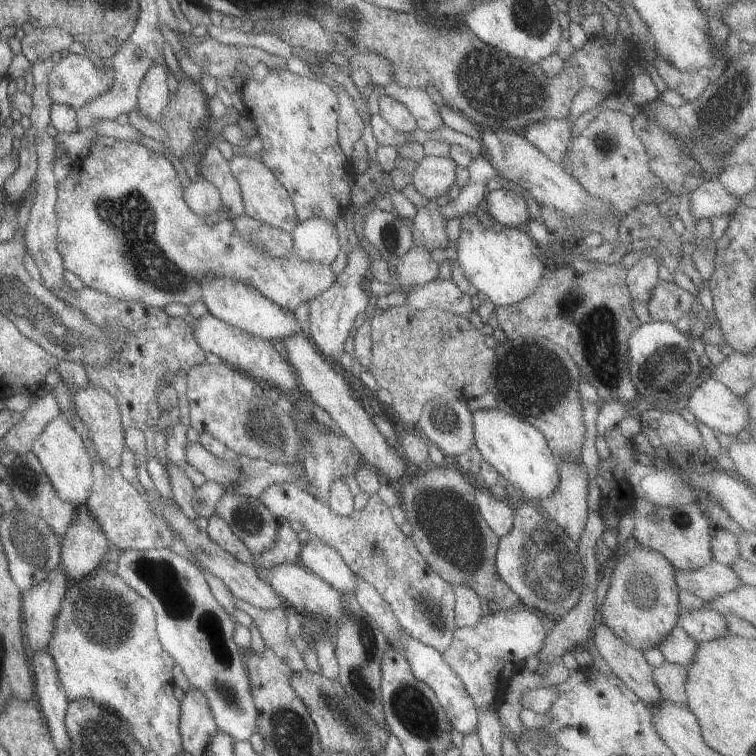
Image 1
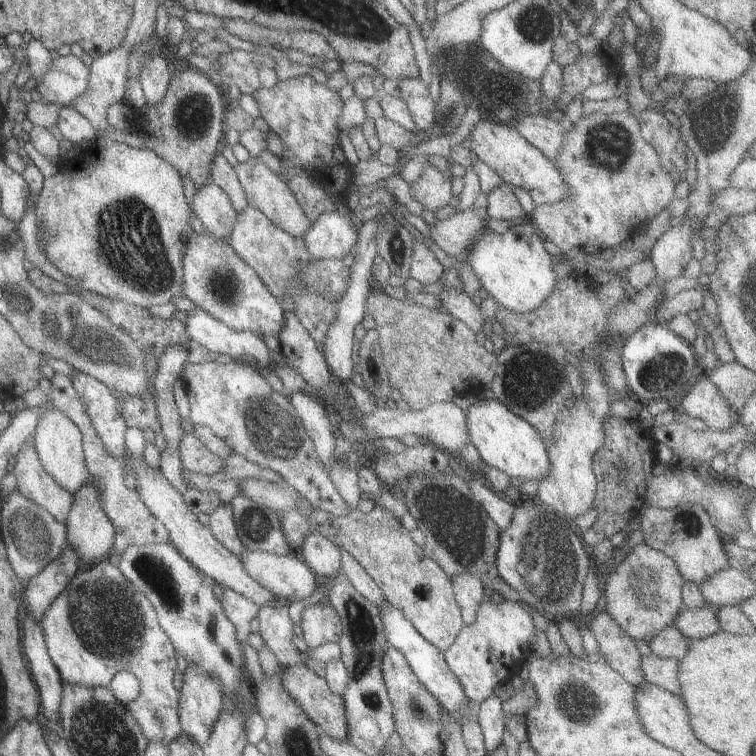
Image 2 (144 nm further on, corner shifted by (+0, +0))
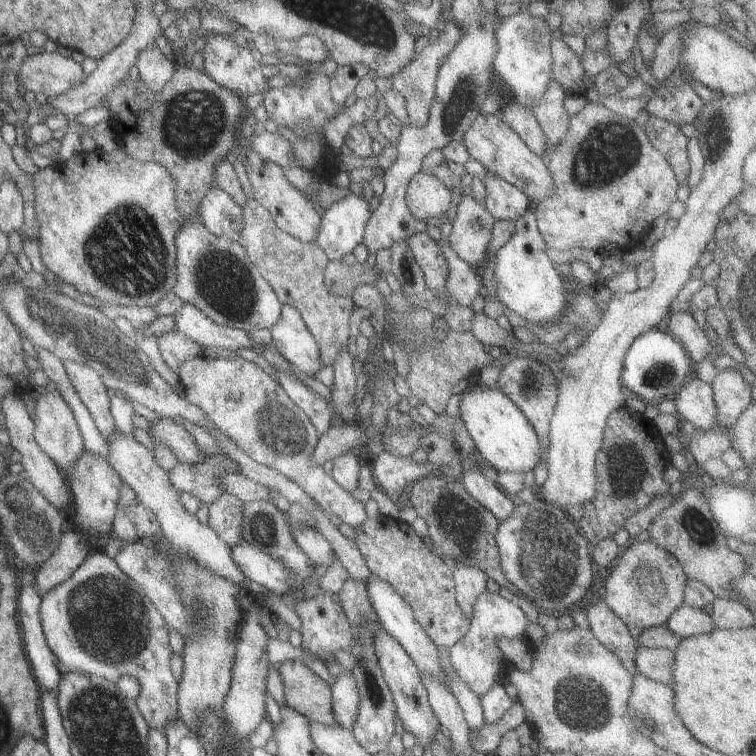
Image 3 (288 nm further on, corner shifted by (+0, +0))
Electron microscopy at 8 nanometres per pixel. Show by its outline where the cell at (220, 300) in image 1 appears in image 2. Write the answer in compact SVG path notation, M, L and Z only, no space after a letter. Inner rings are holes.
M191 236L191 242L187 242L185 254L183 254L183 298L189 298L195 302L197 310L207 312L217 322L223 322L225 326L241 332L255 332L257 336L277 336L279 330L283 330L285 324L285 310L281 308L279 300L267 290L267 286L257 278L257 274L247 266L231 246L225 242L213 238L213 236Z

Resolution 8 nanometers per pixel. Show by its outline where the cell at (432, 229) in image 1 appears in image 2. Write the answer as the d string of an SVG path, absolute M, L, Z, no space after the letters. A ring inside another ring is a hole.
M457 212L447 218L437 218L433 224L427 224L427 238L433 240L445 254L465 260L465 252L471 246L471 240L479 230L487 226L485 220L473 216L473 212Z

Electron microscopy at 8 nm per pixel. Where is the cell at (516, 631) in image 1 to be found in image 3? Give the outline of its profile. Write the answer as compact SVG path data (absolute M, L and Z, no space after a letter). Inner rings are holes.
M483 592L475 606L473 606L473 616L469 618L469 630L463 638L459 638L459 642L455 642L449 650L449 662L451 668L455 672L455 676L471 690L475 692L479 698L483 698L483 694L489 692L489 688L495 682L503 682L501 680L501 670L505 666L503 662L503 654L497 646L497 642L503 640L519 640L525 632L525 628L529 626L525 614L519 610L519 604L513 600L503 600L499 594L493 592Z

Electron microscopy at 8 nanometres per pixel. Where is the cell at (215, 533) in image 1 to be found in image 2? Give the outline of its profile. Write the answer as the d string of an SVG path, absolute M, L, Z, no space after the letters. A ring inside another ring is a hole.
M221 504L217 506L211 514L209 514L209 524L207 524L211 536L223 544L231 554L241 556L245 552L245 544L239 542L237 530L233 528L233 518L231 518L231 508L229 504Z

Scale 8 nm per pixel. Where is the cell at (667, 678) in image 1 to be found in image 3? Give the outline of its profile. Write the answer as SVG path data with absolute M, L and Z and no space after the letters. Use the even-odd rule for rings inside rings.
M639 648L635 652L635 668L637 674L671 686L671 674L673 674L673 662L675 662L675 652L671 650L649 650L649 648Z

